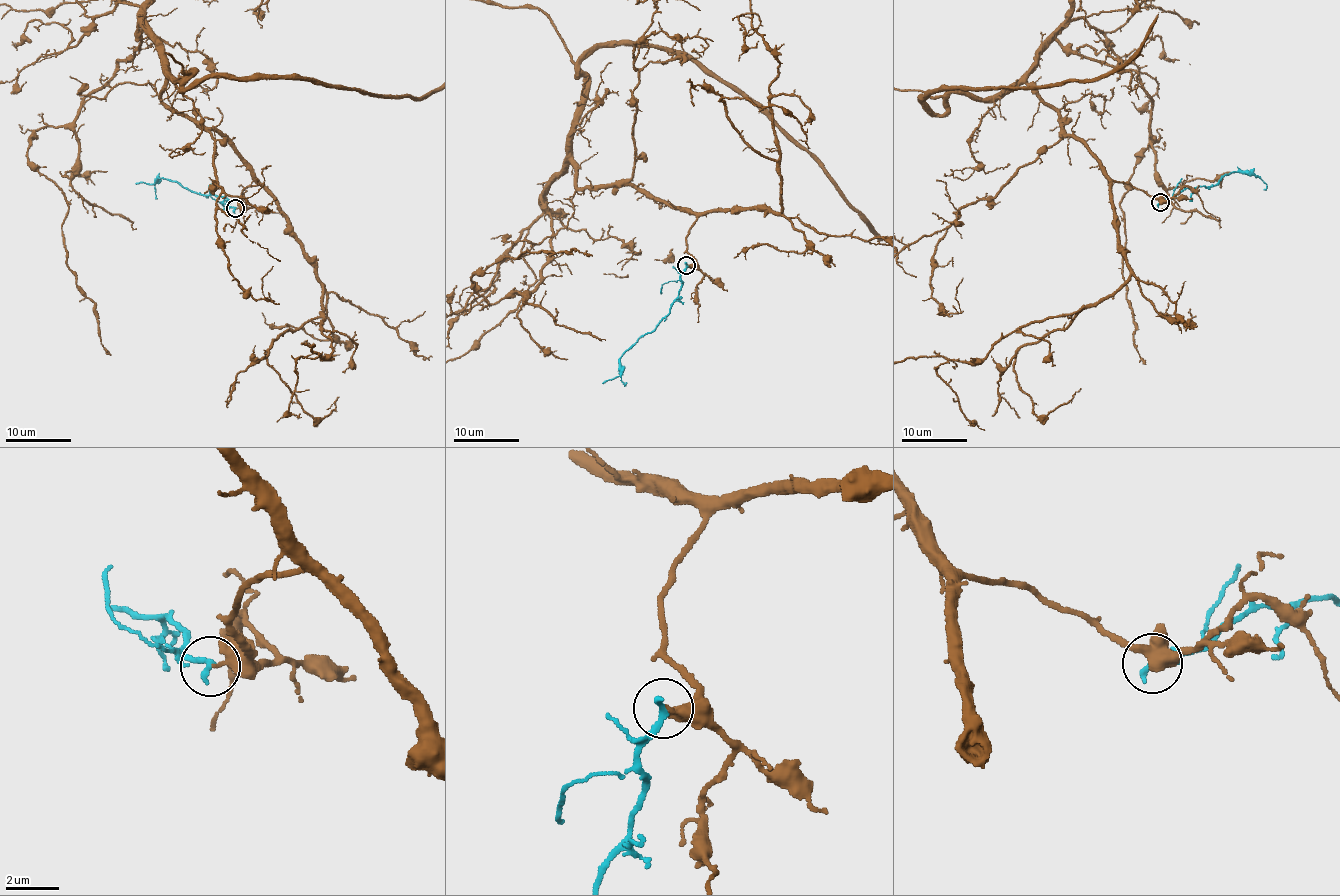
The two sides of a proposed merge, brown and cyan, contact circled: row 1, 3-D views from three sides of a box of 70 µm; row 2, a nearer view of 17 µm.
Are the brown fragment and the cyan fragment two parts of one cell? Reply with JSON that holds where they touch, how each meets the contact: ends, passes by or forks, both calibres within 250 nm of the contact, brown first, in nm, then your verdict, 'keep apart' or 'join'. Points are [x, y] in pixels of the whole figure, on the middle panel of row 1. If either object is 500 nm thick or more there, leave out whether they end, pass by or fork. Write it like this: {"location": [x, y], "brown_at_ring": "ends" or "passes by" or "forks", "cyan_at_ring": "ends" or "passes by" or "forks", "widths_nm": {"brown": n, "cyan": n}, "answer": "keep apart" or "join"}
{"location": [686, 265], "brown_at_ring": "ends", "cyan_at_ring": "ends", "widths_nm": {"brown": 280, "cyan": 280}, "answer": "keep apart"}

